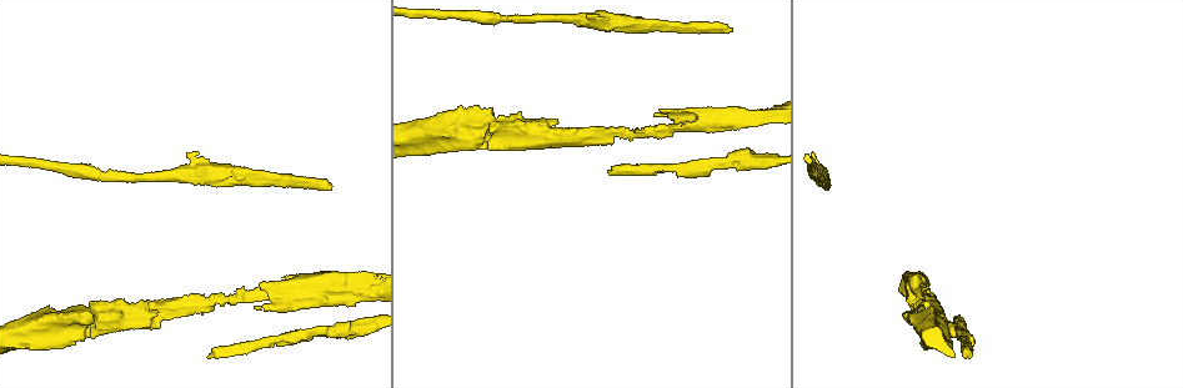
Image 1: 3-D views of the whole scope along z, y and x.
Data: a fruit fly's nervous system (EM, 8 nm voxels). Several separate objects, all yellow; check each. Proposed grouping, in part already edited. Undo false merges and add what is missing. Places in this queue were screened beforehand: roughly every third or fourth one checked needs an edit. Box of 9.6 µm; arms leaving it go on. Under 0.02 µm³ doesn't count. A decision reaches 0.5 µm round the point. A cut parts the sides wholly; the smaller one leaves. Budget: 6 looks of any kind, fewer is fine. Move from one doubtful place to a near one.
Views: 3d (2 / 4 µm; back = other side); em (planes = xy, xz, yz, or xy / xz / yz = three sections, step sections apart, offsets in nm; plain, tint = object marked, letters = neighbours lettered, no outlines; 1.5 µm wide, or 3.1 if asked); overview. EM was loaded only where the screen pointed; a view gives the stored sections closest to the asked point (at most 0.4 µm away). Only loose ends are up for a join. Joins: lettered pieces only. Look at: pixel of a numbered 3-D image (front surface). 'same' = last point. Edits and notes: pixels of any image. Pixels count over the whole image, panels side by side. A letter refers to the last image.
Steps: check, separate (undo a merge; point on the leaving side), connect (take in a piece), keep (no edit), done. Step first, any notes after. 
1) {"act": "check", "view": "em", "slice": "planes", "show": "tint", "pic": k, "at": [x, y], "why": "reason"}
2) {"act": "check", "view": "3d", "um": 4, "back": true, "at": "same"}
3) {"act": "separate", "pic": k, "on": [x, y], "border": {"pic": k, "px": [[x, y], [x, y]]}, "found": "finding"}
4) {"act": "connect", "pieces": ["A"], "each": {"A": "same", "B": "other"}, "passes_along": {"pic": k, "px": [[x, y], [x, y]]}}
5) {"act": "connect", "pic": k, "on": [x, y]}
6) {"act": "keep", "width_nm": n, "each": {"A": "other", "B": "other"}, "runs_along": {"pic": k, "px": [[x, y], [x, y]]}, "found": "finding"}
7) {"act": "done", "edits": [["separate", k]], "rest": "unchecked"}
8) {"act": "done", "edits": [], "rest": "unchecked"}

{"act": "check", "view": "em", "slice": "xz", "step": 8, "show": "tint", "pic": 1, "at": [731, 30]}

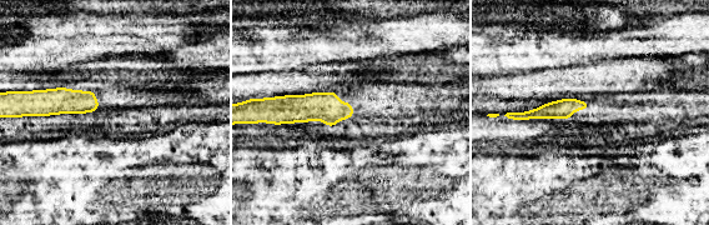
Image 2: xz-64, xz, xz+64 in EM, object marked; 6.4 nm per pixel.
{"act": "check", "view": "em", "slice": "yz", "step": 8, "show": "letters", "at": "same"}

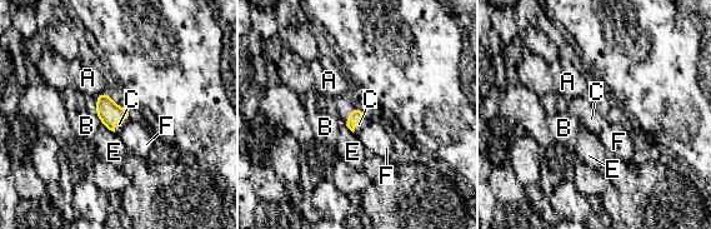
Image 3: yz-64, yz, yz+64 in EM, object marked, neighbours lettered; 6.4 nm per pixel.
{"act": "connect", "pieces": ["C"], "each": {"A": "other", "B": "other", "C": "same", "E": "other", "F": "other"}, "found": "the cell continues"}

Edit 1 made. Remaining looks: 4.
{"act": "check", "view": "overview", "why": "see it whole again"}

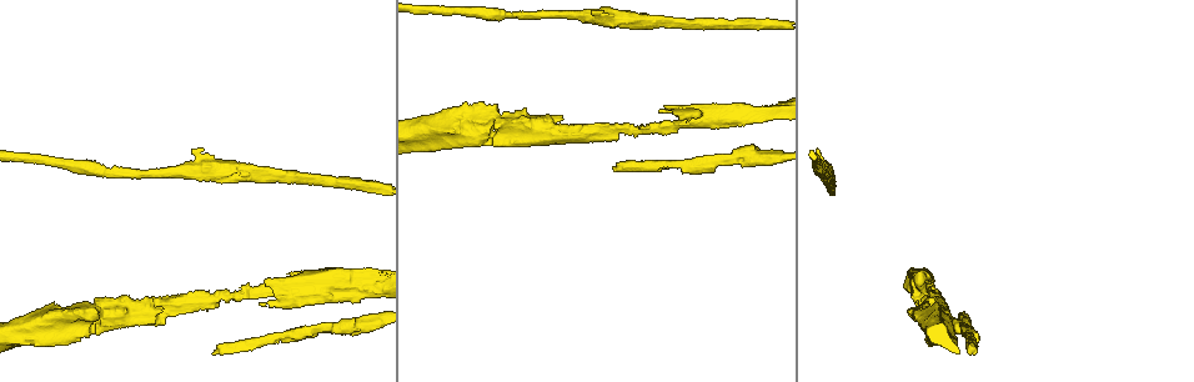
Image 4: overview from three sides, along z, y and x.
{"act": "check", "view": "em", "slice": "xz", "step": 4, "show": "letters", "pic": 4, "at": [307, 301], "why": "branch stops here"}

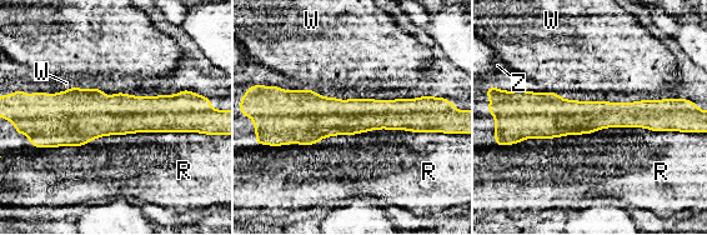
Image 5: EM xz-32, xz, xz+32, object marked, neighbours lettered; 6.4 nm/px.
{"act": "check", "view": "em", "slice": "planes", "show": "letters", "at": "same"}

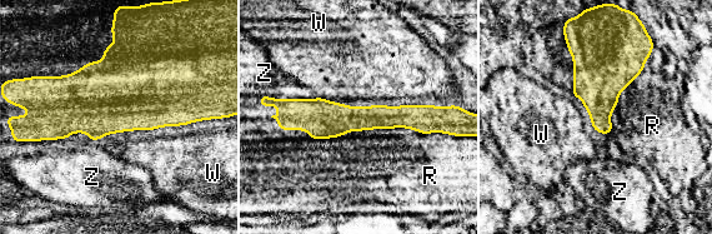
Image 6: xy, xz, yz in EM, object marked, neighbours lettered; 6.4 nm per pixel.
{"act": "keep", "longest_contact_nm": ["R", 440], "each": {"R": "other", "W": "other", "Z": "other"}, "border": {"pic": 6, "px": [[317, 96], [327, 100]]}, "found": "none of them fits"}

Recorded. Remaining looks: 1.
{"act": "done", "edits": [["connect", 3]], "rest": "unchecked"}

